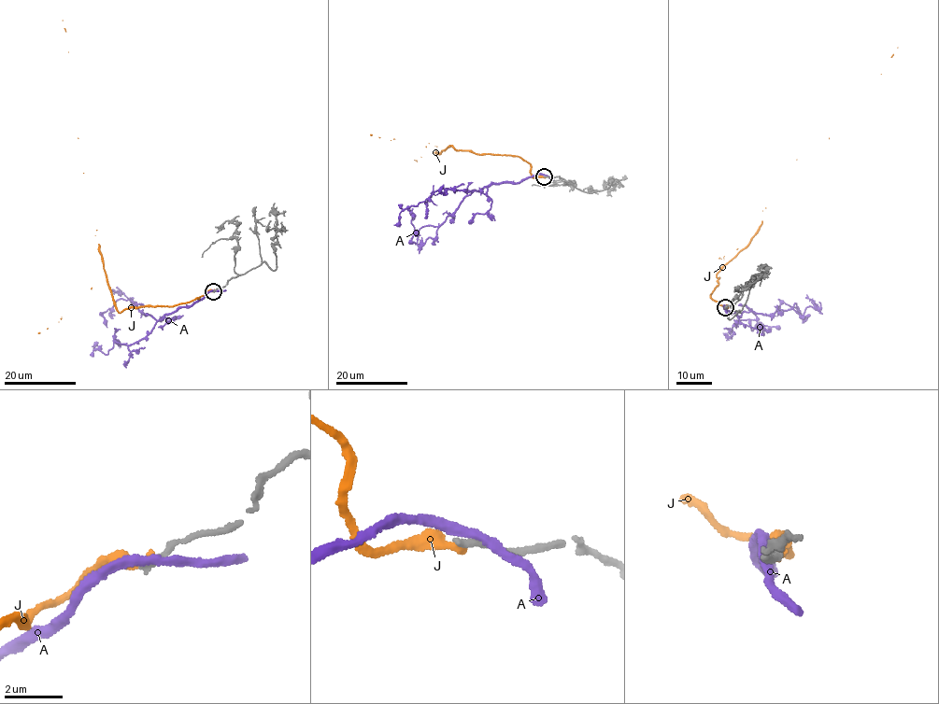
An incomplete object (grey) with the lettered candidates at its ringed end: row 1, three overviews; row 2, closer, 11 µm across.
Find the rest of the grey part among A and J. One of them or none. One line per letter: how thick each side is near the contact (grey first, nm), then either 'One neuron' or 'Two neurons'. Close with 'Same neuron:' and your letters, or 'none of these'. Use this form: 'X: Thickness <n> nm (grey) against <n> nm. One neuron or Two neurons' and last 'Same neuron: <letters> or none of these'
A: Thickness 280 nm (grey) against 280 nm. Two neurons
J: Thickness 240 nm (grey) against 320 nm. Two neurons
Same neuron: none of these

